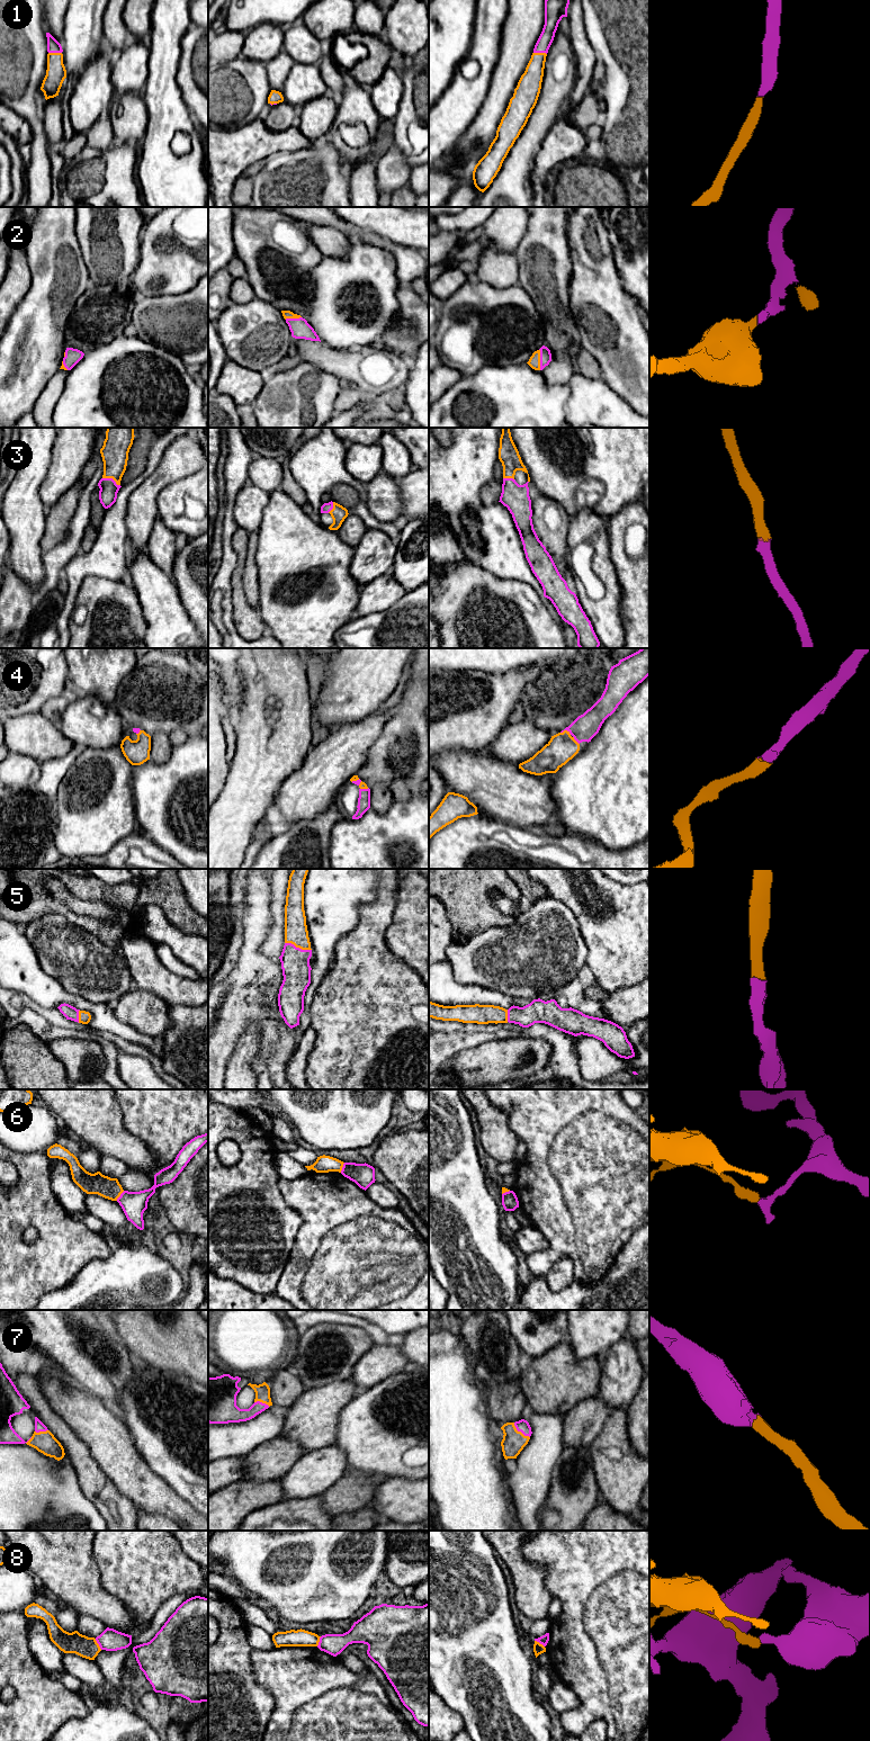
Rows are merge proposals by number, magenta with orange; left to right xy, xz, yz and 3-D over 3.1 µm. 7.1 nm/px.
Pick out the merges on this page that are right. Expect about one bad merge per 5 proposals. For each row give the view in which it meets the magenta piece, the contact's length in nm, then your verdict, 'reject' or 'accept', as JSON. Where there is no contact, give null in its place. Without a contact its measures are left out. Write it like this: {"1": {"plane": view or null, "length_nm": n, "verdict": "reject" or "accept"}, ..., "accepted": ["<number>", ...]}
{"1": {"plane": "xy", "length_nm": 100, "verdict": "accept"}, "2": {"plane": "yz", "length_nm": 150, "verdict": "accept"}, "3": {"plane": "xy", "length_nm": 140, "verdict": "accept"}, "4": {"plane": "yz", "length_nm": 80, "verdict": "accept"}, "5": {"plane": "xz", "length_nm": 200, "verdict": "accept"}, "6": {"plane": "xy", "length_nm": 90, "verdict": "reject"}, "7": {"plane": "yz", "length_nm": 160, "verdict": "accept"}, "8": {"plane": "xy", "length_nm": 90, "verdict": "reject"}, "accepted": ["1", "2", "3", "4", "5", "7"]}

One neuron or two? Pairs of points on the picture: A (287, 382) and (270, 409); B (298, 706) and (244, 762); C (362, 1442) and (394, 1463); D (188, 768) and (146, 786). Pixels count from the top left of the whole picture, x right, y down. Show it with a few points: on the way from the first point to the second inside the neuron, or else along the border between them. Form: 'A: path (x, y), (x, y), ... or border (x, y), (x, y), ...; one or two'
A: path (287, 388), (287, 392), (277, 402); one
B: path (284, 720), (277, 727), (274, 735), (259, 750); one
C: path (370, 1442), (386, 1457); one
D: path (178, 775), (168, 786), (157, 786); one

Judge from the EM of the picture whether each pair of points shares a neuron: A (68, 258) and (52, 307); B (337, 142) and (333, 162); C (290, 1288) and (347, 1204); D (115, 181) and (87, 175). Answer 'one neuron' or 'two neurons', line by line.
A: one neuron
B: two neurons
C: one neuron
D: one neuron

